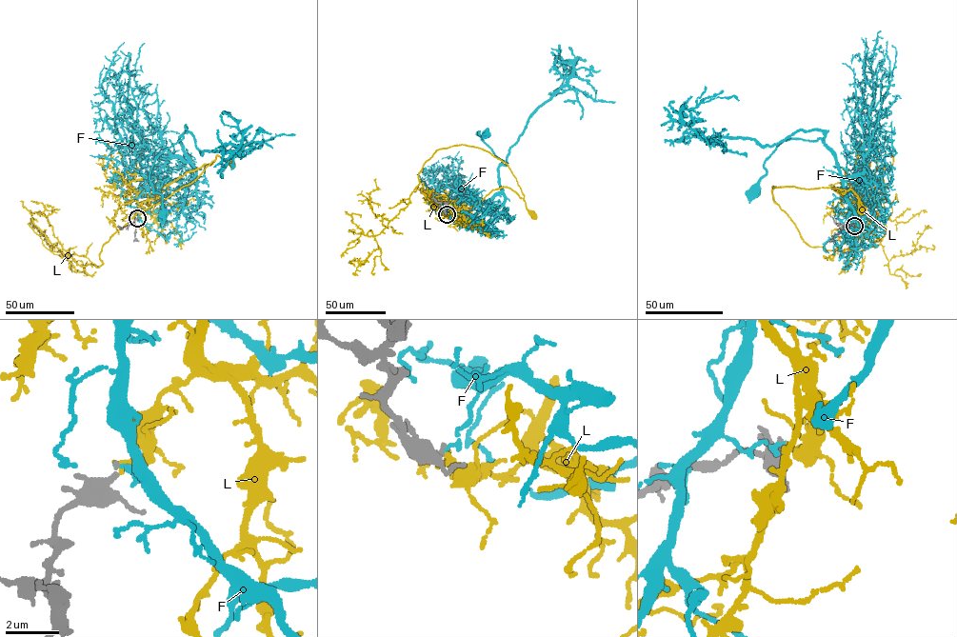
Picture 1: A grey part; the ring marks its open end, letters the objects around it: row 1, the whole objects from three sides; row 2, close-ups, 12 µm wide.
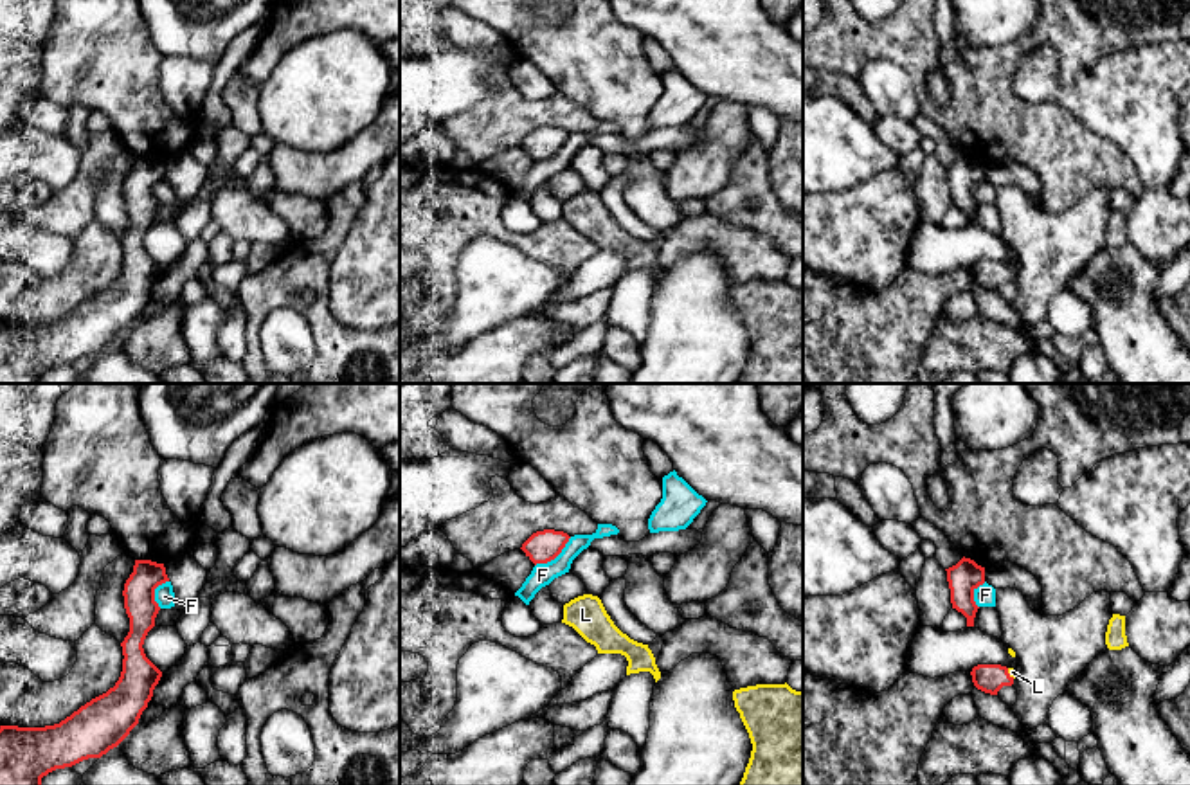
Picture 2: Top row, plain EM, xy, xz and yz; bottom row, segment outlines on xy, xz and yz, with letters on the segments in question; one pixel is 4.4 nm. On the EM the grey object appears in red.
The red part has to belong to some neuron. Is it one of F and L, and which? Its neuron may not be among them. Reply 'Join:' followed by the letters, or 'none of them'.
Join: L

